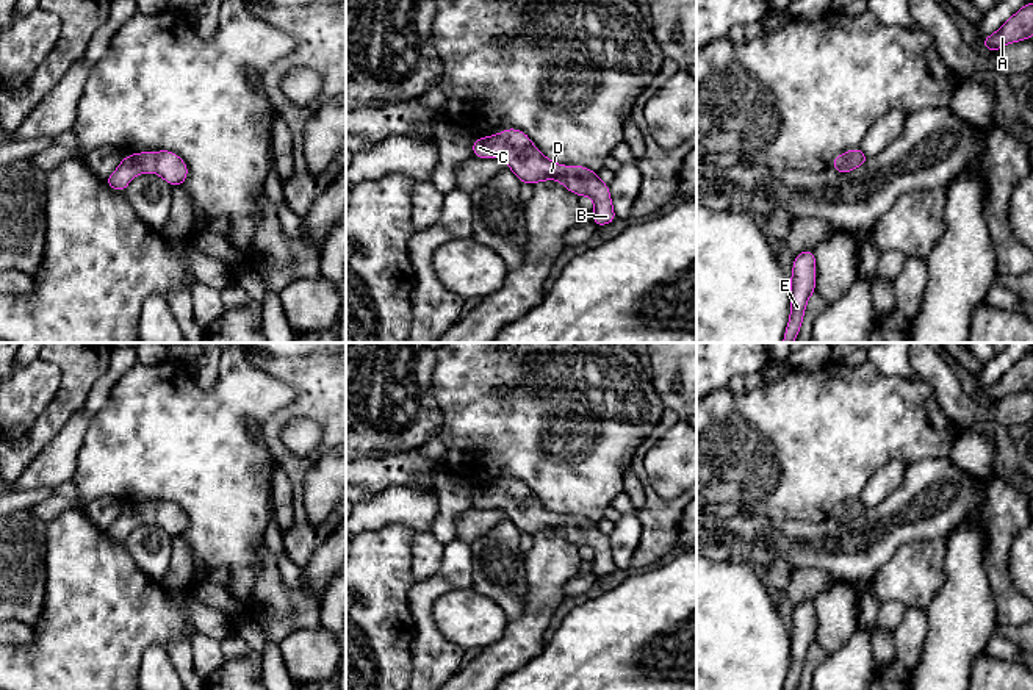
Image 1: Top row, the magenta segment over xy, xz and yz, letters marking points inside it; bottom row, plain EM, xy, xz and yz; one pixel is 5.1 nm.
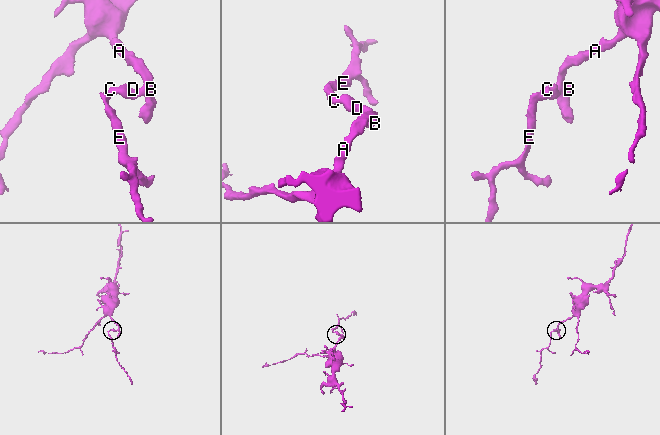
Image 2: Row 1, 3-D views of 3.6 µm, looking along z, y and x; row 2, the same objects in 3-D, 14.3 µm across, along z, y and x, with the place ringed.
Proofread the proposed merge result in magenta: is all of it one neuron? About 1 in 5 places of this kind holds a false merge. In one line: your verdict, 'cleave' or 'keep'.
keep

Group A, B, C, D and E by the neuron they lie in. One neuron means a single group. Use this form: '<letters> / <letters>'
A B C D E

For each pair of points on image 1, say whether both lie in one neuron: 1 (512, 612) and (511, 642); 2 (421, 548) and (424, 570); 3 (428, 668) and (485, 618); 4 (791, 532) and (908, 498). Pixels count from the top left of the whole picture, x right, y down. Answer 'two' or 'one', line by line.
1: two
2: one
3: two
4: one

